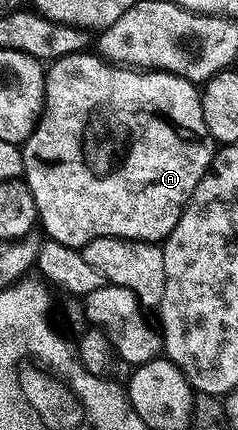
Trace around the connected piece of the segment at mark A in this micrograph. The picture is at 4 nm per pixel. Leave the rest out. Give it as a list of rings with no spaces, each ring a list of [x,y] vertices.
[[[85,50],[58,57],[47,65],[44,73],[44,110],[40,113],[35,130],[29,134],[22,145],[24,150],[22,179],[27,184],[30,194],[34,194],[39,227],[41,229],[44,227],[43,235],[47,239],[62,242],[62,246],[70,246],[77,250],[83,250],[87,244],[94,242],[94,238],[111,236],[117,236],[123,240],[163,242],[170,234],[170,230],[178,226],[178,218],[184,212],[190,194],[194,194],[198,182],[202,182],[202,178],[208,173],[212,157],[216,155],[217,145],[213,141],[210,130],[206,130],[206,118],[202,118],[201,89],[191,80],[181,76],[117,64],[93,52]]]

